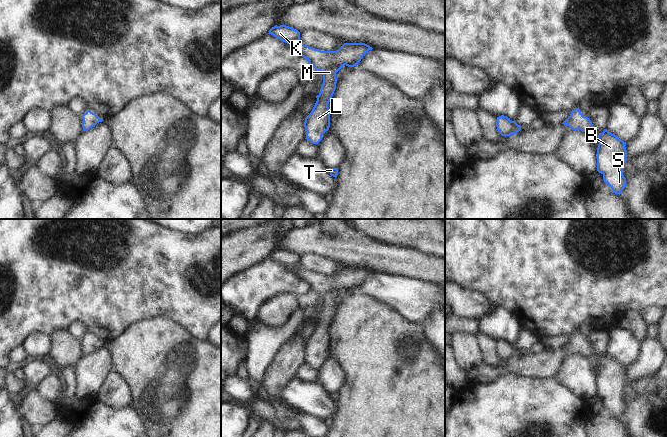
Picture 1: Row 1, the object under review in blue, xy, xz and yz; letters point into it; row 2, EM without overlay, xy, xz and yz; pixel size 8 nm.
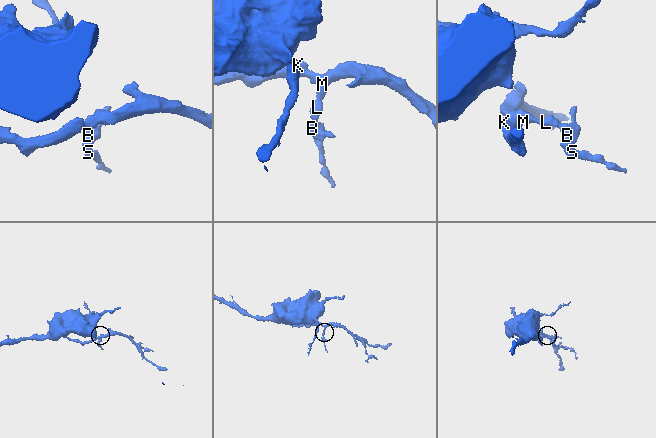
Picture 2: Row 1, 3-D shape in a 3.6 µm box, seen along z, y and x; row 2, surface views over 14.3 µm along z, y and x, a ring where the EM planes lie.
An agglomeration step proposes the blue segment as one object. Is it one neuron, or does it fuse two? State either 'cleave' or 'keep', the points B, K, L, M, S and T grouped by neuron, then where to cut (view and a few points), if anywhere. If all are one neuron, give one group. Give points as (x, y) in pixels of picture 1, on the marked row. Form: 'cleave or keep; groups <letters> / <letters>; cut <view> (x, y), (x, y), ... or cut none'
keep; groups B K L M S T; cut none

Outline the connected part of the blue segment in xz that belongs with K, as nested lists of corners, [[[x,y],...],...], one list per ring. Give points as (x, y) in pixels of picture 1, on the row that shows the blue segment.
[[[275,25],[269,34],[296,47],[299,55],[309,61],[309,65],[321,71],[323,84],[311,113],[305,118],[306,138],[312,144],[322,140],[324,132],[330,127],[330,109],[328,104],[336,89],[336,73],[344,66],[354,67],[362,57],[373,48],[365,43],[344,43],[336,51],[321,51],[300,42],[300,32],[286,25]]]

